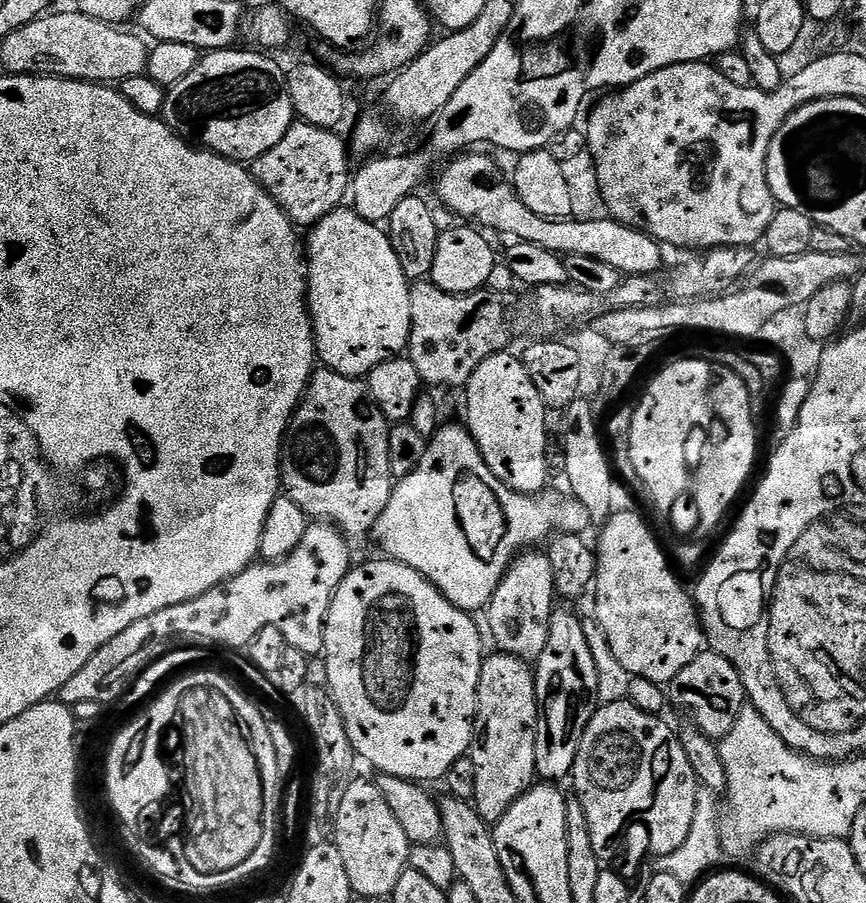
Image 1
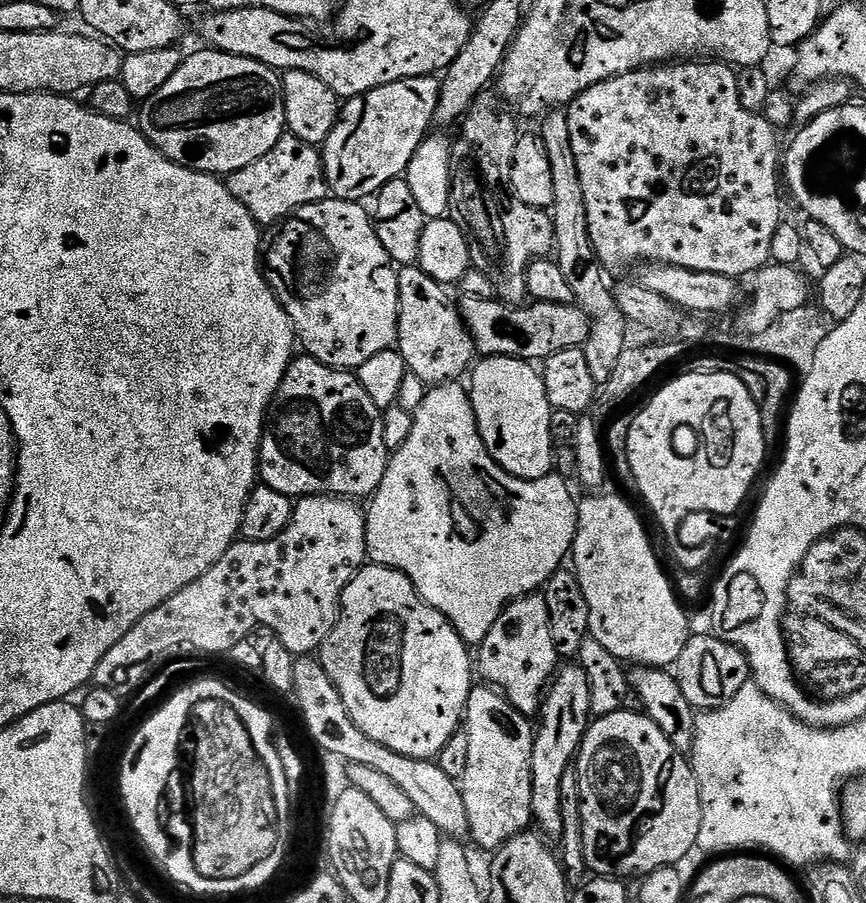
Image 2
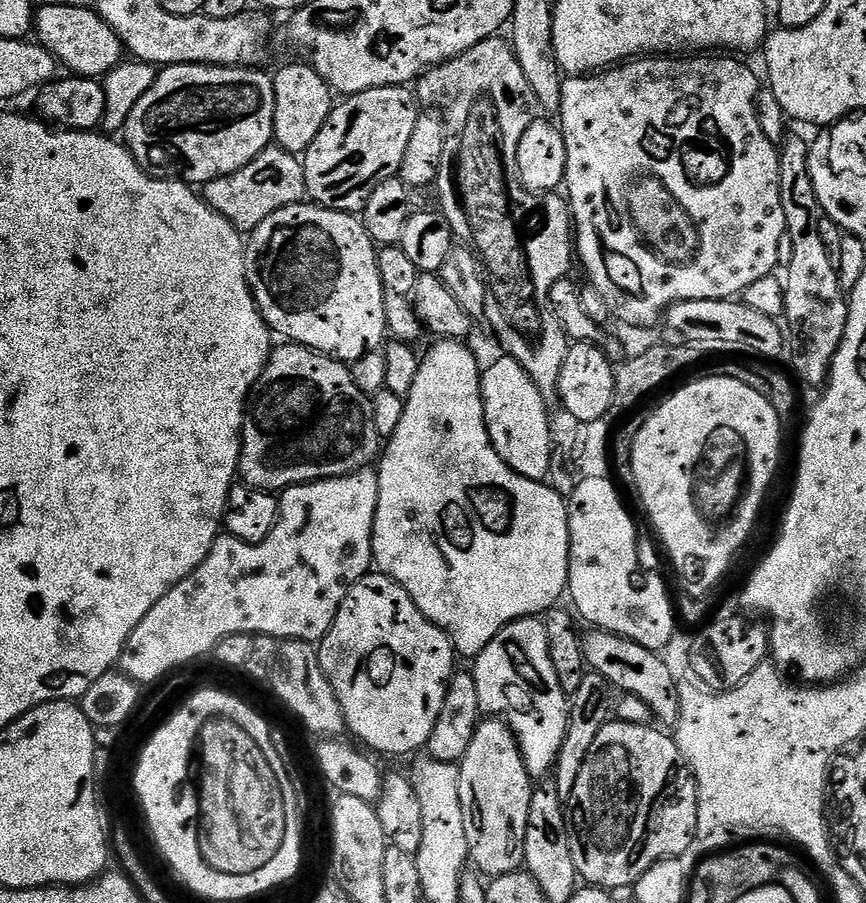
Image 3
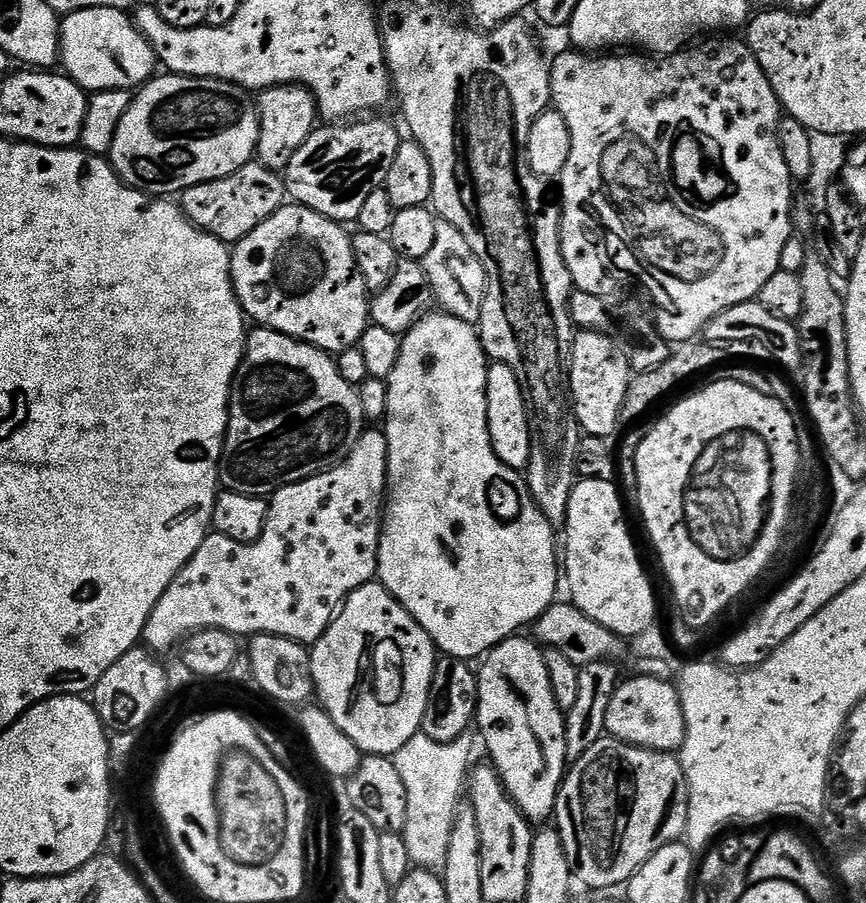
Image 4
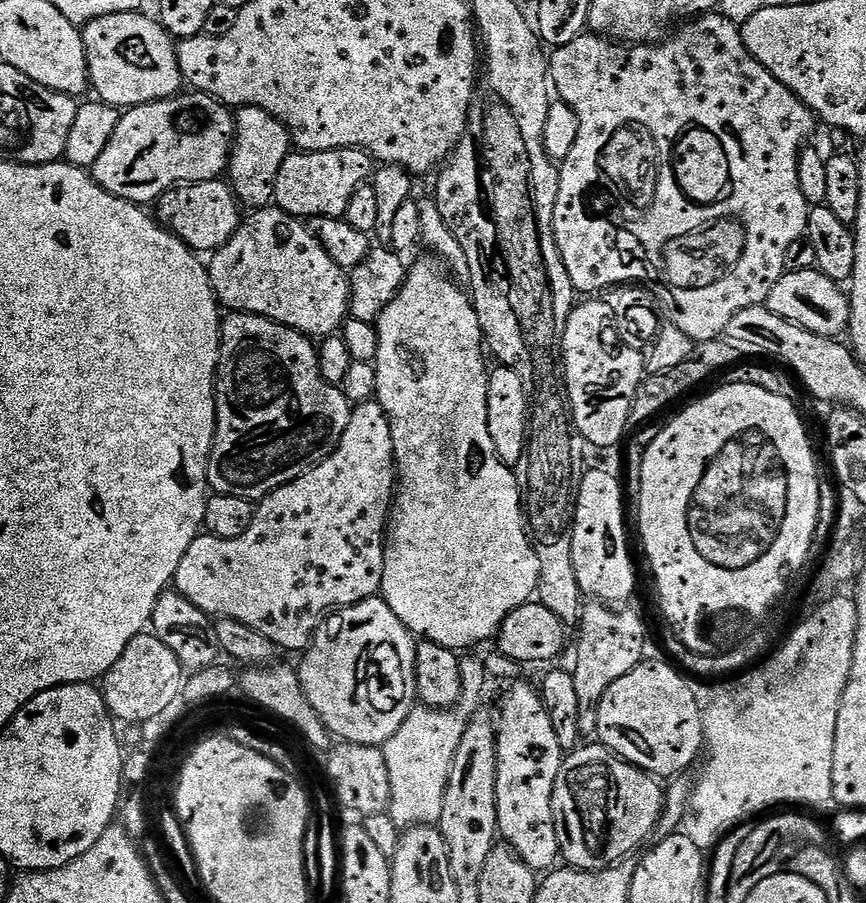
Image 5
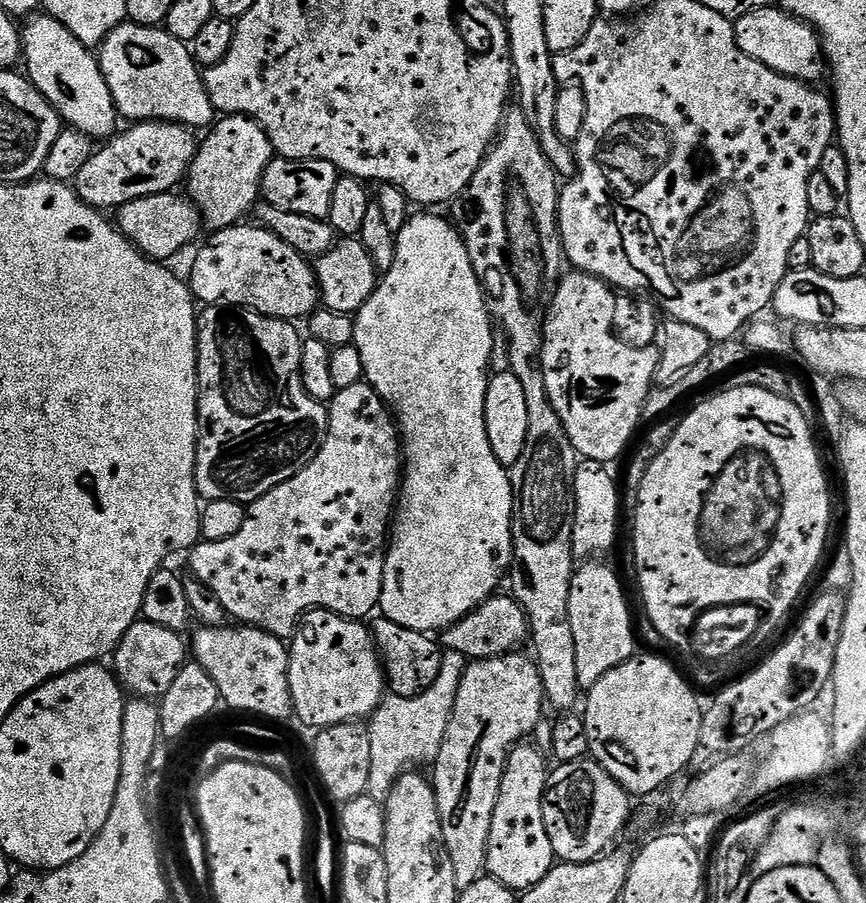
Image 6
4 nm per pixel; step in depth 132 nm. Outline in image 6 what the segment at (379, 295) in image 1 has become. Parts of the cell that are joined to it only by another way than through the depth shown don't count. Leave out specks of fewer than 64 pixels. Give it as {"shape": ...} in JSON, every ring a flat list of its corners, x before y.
{"shape":[[241,222,235,228,209,235,208,245,192,264,193,297,204,306,242,308,276,320,296,322,299,316,311,316,322,300,313,265,269,228,248,223]]}

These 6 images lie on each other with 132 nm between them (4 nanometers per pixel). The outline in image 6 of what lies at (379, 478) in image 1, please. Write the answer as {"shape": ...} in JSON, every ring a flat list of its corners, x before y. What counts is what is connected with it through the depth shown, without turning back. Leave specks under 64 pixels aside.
{"shape":[[208,306,199,313,196,329,196,377,200,387,198,398,198,414,200,415,200,438,196,442,196,491,205,501,236,500,245,506,251,506,255,500,262,498,274,486,294,478,320,453,324,439,328,433,328,408,321,401,310,398,306,394,306,386,302,386,302,332,296,329,295,323,276,320,272,316,264,316,261,312,253,312,242,308,227,306]]}

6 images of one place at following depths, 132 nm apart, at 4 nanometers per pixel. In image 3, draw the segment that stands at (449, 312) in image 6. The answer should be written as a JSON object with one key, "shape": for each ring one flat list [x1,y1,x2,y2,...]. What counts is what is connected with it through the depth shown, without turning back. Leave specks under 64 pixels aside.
{"shape":[[440,340,440,341,439,341,439,342,436,342,436,345,434,345,434,346,433,346,433,348,432,348,432,349,430,349,430,350,429,350,429,352,428,352,428,357,427,357,427,356,426,356,426,355,425,355,425,356,424,356,424,357,423,357,423,360,422,360,422,363,421,363,421,365,420,365,420,369,419,369,419,370,418,370,418,378,414,378,414,386,410,386,410,394,409,394,409,395,408,395,408,396,406,396,406,397,404,397,404,409,403,409,403,410,402,410,402,422,398,422,398,430,394,430,394,434,393,434,393,435,392,435,392,437,391,437,391,438,390,438,390,439,388,439,388,441,387,441,387,442,386,442,386,443,385,443,385,444,384,444,384,445,383,445,383,448,382,448,382,455,381,455,381,456,380,456,380,457,379,457,379,460,378,460,378,465,379,465,379,464,380,464,380,468,379,468,379,467,378,467,378,471,377,471,377,472,376,472,376,477,377,477,377,478,378,478,378,482,379,482,379,483,380,483,380,485,379,485,379,486,378,486,378,510,377,510,377,511,376,511,376,513,375,513,375,514,374,514,374,530,373,530,373,531,372,531,372,559,373,559,373,561,374,561,374,564,375,564,375,567,376,567,376,568,377,568,377,569,379,569,379,571,380,571,380,572,381,572,381,573,383,573,383,575,386,575,386,576,388,576,388,577,390,577,390,579,392,579,392,580,393,580,393,581,394,581,394,582,398,582,398,586,402,586,402,590,406,590,406,594,410,594,410,598,414,598,414,606,418,606,418,610,422,610,422,614,423,614,423,615,424,615,424,617,425,617,425,618,426,618,426,619,428,619,428,620,429,620,429,621,430,621,430,622,434,622,434,626,438,626,438,627,439,627,439,628,441,628,441,630,443,630,443,631,444,631,444,633,446,633,446,635,447,635,447,636,448,636,448,637,449,637,449,638,450,638,450,642,451,642,451,643,452,643,452,646,453,646,453,648,455,648,455,649,456,649,456,651,457,651,457,653,459,653,459,655,460,655,460,656,461,656,461,657,464,657,464,656,469,656,469,658,475,658,475,657,477,657,477,656,479,656,479,655,480,655,480,652,481,652,481,651,482,651,482,650,486,650,486,646,490,646,490,642,491,642,491,641,492,641,492,639,494,639,494,638,495,638,495,636,497,636,497,635,498,635,498,634,499,634,499,632,501,632,501,631,502,631,502,630,503,630,503,628,505,628,505,627,506,627,506,626,510,626,510,625,511,625,511,624,512,624,512,623,514,623,514,622,515,622,515,621,516,621,516,620,526,620,526,619,529,619,529,618,536,618,536,617,539,617,539,616,540,616,540,615,541,615,541,614,544,614,544,613,547,613,547,612,548,612,548,611,549,611,549,610,551,610,551,609,553,609,553,608,555,608,555,607,557,607,557,605,559,605,559,604,560,604,560,603,561,603,561,600,560,600,560,595,561,595,561,596,562,596,562,597,563,597,563,596,564,596,564,595,565,595,565,592,566,592,566,589,567,589,567,587,568,587,568,559,569,559,569,558,570,558,570,526,569,526,569,525,568,525,568,501,567,501,567,499,565,499,565,497,564,497,564,496,563,496,563,495,562,495,562,496,561,496,561,497,560,497,560,496,559,496,559,494,558,494,558,493,556,493,556,492,555,492,555,490,554,490,554,489,552,489,552,488,551,488,551,486,550,486,550,485,551,485,551,483,548,483,548,482,541,482,541,481,539,481,539,480,531,480,531,479,530,479,530,478,526,478,526,477,525,477,525,476,523,476,523,475,522,475,522,474,518,474,518,473,517,473,517,472,515,472,515,470,514,470,514,469,512,469,512,468,511,468,511,467,510,467,510,466,506,466,506,462,502,462,502,458,498,458,498,454,497,454,497,453,496,453,496,451,495,451,495,450,494,450,494,446,493,446,493,445,492,445,492,443,491,443,491,442,490,442,490,434,489,434,489,433,488,433,488,432,487,432,487,431,486,431,486,430,485,430,485,429,484,429,484,399,483,399,483,398,482,398,482,397,481,397,481,396,480,396,480,378,481,378,481,375,482,375,482,368,481,368,481,365,479,365,479,366,478,366,478,365,476,365,476,356,475,356,475,354,474,354,474,353,472,353,472,352,471,352,471,350,470,350,470,349,468,349,468,348,467,348,467,347,468,347,468,346,469,346,469,345,468,345,468,344,467,344,467,343,464,343,464,342,461,342,461,341,459,341,459,340]]}

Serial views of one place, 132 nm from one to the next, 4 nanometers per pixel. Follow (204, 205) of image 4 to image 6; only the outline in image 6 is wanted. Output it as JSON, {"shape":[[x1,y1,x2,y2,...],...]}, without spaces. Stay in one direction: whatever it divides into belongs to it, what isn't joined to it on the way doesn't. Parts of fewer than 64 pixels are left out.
{"shape":[[175,191,159,192,146,198,138,198,134,202,126,202,121,208,115,209,114,223,126,239,132,243,143,256,149,256,157,262,168,262,171,256,176,256,187,244,192,244,202,233,200,211,188,199,187,195,176,196]]}

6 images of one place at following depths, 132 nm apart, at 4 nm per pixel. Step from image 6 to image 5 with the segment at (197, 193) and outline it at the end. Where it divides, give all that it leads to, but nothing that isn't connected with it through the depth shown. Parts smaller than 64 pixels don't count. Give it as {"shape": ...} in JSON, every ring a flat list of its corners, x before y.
{"shape":[[246,106,235,109,236,138,226,169,227,183,231,184,236,199,248,210,267,208,273,203,278,182,278,170,293,151,292,135,288,127,266,110]]}

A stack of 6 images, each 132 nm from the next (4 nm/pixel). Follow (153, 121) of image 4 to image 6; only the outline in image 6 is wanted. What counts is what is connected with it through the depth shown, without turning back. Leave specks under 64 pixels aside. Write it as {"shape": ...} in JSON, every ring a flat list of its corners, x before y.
{"shape":[[136,122,129,132,121,131,113,135,103,146,97,147,92,153,90,162,82,166,74,187,78,198,97,210,115,210,126,202,134,202,138,198,153,196,159,192,173,191,176,183,183,181,188,174,188,167,194,162,198,140,189,129,182,124,166,124,163,122]]}

